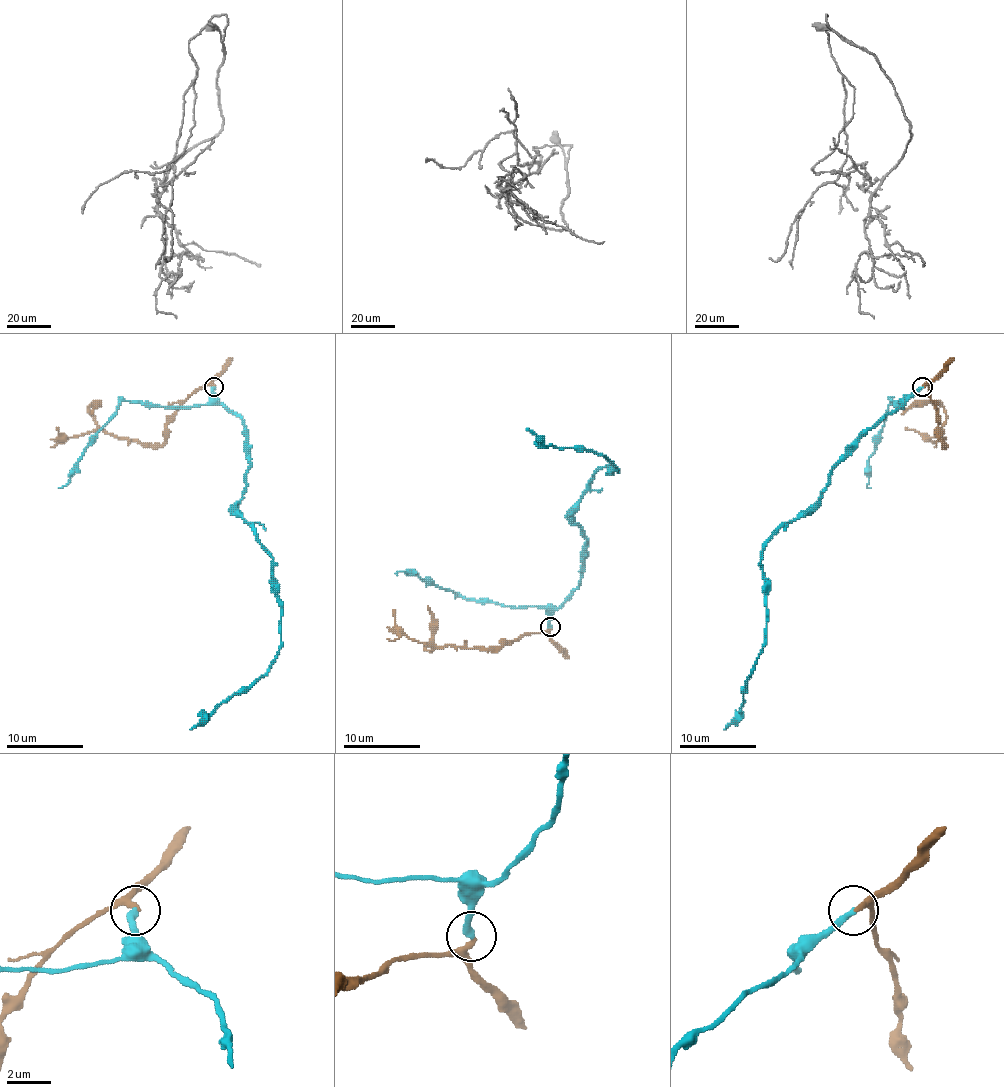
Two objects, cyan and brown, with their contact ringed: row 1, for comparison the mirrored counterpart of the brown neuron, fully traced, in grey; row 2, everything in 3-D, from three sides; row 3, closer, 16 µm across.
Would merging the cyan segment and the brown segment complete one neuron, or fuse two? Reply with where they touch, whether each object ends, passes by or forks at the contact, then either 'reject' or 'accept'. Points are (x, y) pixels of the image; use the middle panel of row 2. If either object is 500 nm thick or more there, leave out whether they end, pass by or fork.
(550, 627) | cyan ends | brown passes by | accept

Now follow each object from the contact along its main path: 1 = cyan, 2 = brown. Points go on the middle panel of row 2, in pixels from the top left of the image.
1: (549, 627), (580, 579), (586, 540), (573, 507), (602, 467), (617, 471), (594, 451), (546, 445), (526, 428)
2: (549, 627), (503, 643), (497, 648), (447, 644), (432, 650), (426, 648), (432, 637), (428, 606)

